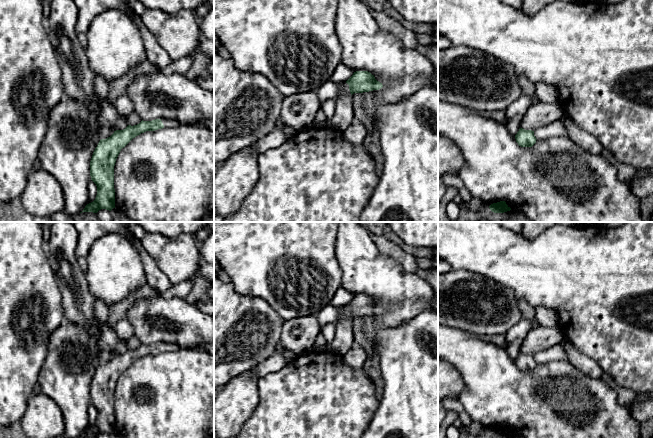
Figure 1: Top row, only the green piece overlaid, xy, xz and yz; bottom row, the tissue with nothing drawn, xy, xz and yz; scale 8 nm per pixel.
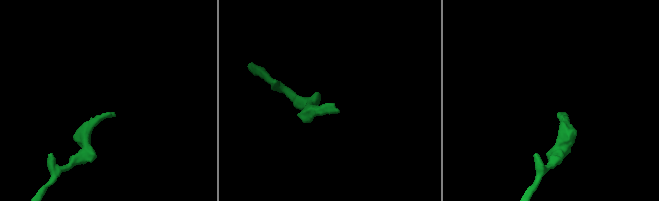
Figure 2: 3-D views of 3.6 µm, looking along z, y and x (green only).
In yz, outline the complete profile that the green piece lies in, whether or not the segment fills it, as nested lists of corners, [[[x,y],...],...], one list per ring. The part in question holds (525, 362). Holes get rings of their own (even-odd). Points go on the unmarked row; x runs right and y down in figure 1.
[[[520,352],[515,359],[516,366],[521,371],[532,371],[536,367],[534,355]]]

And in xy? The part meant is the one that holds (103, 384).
[[[175,343],[142,344],[137,349],[128,349],[123,354],[114,355],[110,361],[101,363],[90,385],[90,400],[97,410],[97,419],[82,436],[97,437],[101,433],[111,435],[115,432],[114,390],[121,373],[133,362],[146,355],[173,352],[179,349],[181,347]]]

